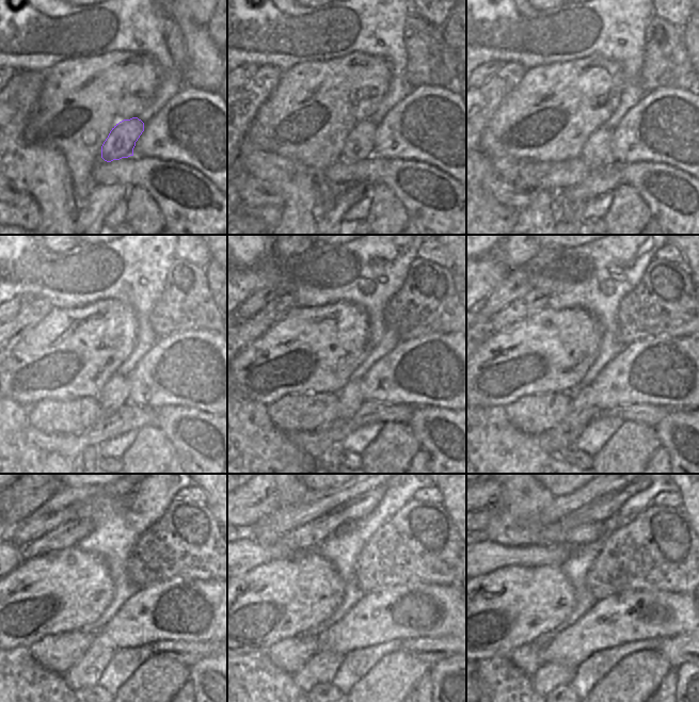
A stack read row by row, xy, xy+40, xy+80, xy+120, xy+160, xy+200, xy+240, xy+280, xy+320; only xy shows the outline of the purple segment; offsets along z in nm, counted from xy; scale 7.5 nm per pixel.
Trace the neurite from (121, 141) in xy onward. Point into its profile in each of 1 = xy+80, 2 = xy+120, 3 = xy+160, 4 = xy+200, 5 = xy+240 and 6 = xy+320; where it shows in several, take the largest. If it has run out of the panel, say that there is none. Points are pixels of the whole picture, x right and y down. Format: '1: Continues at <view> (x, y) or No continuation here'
1: Continues at xy+80 (597, 152)
2: Continues at xy+120 (115, 394)
3: Continues at xy+160 (350, 400)
4: Continues at xy+200 (583, 409)
5: Continues at xy+240 (102, 649)
6: Continues at xy+320 (542, 685)

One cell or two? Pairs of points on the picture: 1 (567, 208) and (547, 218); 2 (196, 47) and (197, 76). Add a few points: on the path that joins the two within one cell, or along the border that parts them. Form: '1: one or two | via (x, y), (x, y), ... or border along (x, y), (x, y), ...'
1: two | border along (557, 193), (556, 216), (558, 219)
2: one | via (197, 54), (197, 68)

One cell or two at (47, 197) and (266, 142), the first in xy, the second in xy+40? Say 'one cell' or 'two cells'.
two cells

